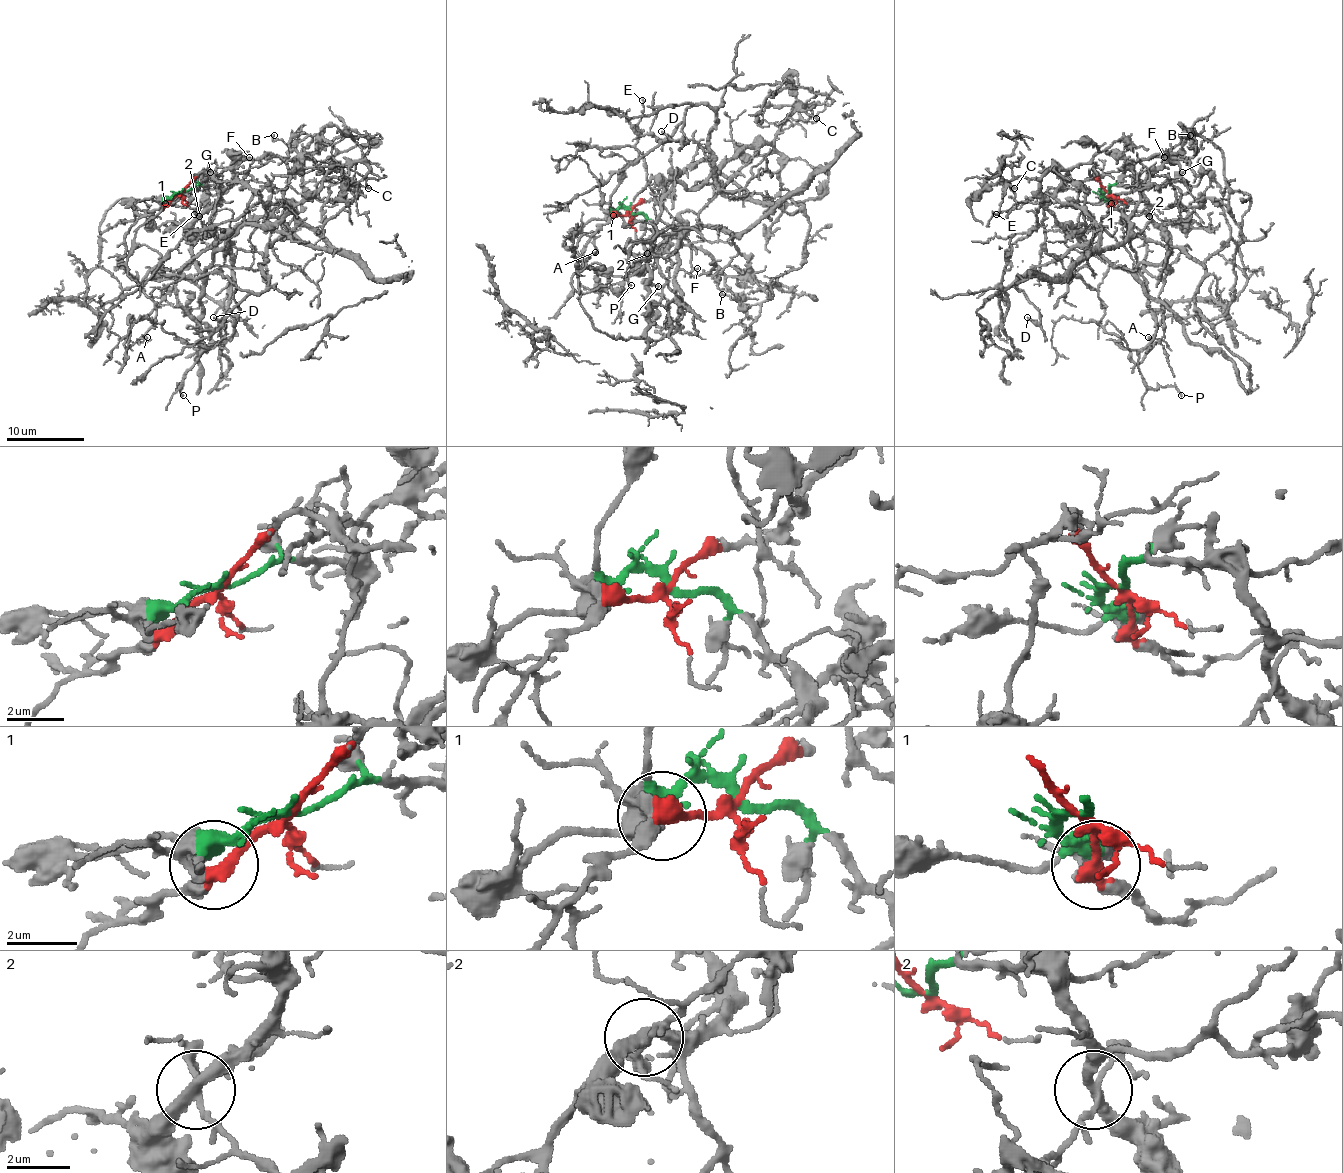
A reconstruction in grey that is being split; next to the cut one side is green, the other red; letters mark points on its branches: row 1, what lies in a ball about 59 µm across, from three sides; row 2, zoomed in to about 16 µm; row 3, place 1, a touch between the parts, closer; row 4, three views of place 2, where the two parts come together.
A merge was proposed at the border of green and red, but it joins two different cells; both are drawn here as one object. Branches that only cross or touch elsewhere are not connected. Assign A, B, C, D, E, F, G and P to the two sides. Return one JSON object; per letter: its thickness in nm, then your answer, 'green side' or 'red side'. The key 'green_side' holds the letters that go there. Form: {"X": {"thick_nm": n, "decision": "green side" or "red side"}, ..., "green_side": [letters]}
{"A": {"thick_nm": 110, "decision": "red side"}, "B": {"thick_nm": 160, "decision": "green side"}, "C": {"thick_nm": 180, "decision": "green side"}, "D": {"thick_nm": 150, "decision": "red side"}, "E": {"thick_nm": 130, "decision": "red side"}, "F": {"thick_nm": 80, "decision": "green side"}, "G": {"thick_nm": 180, "decision": "green side"}, "P": {"thick_nm": 130, "decision": "red side"}, "green_side": ["B", "C", "F", "G"]}

